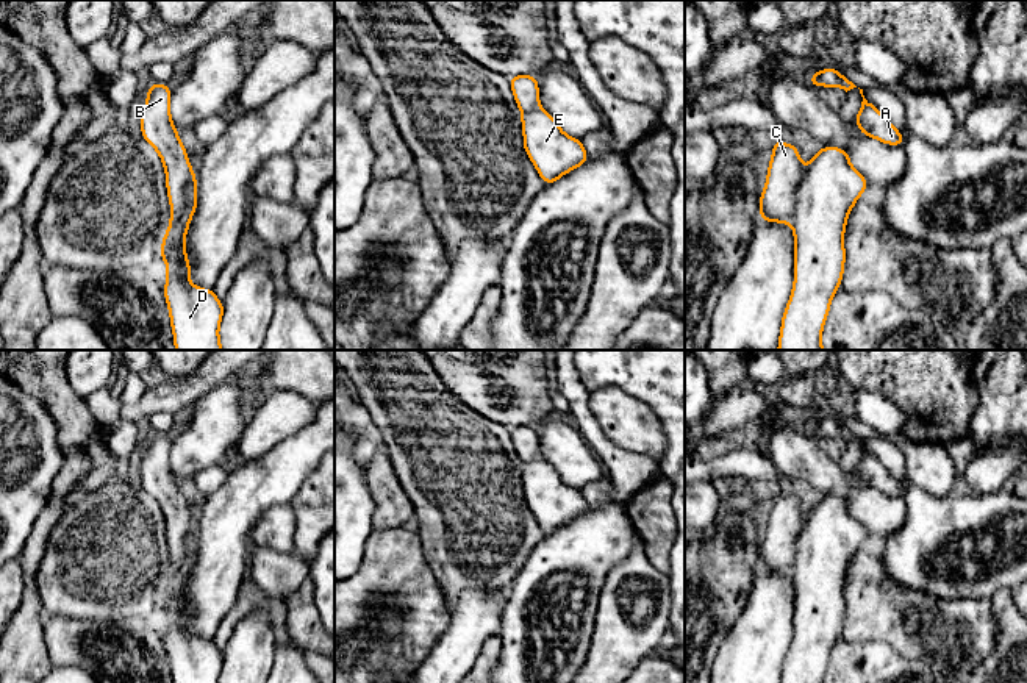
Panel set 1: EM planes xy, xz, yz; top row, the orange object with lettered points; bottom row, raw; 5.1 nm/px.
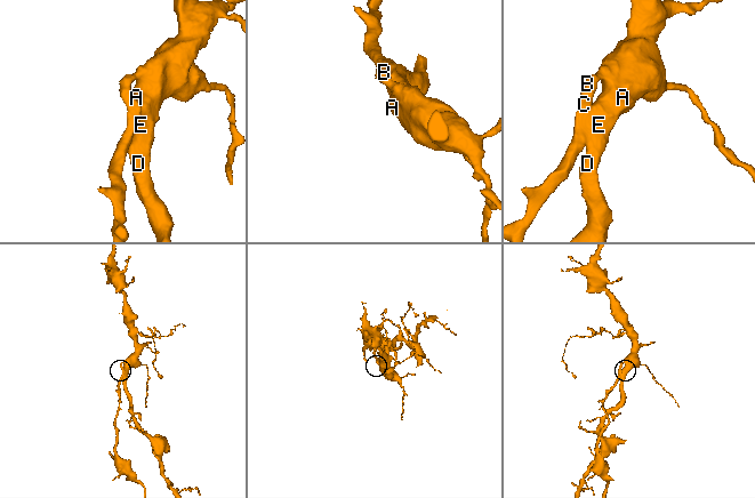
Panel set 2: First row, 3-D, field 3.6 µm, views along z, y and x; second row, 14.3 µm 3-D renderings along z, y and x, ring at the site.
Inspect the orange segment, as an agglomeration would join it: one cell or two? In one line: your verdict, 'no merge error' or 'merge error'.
no merge error

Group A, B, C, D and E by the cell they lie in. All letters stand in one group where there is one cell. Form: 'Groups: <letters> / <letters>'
Groups: A B C D E

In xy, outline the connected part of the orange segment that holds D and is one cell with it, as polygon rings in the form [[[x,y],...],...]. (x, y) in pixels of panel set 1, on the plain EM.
[[[152,433],[141,464],[141,485],[161,506],[170,552],[170,574],[159,602],[167,617],[164,647],[174,683],[219,683],[224,653],[214,639],[192,636],[189,631],[191,613],[184,589],[197,560],[197,531],[178,489],[178,478],[170,470],[170,445],[167,434]]]

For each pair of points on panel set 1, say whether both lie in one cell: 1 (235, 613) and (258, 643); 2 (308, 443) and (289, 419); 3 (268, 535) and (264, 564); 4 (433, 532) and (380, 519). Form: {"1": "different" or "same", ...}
{"1": "different", "2": "different", "3": "different", "4": "different"}

